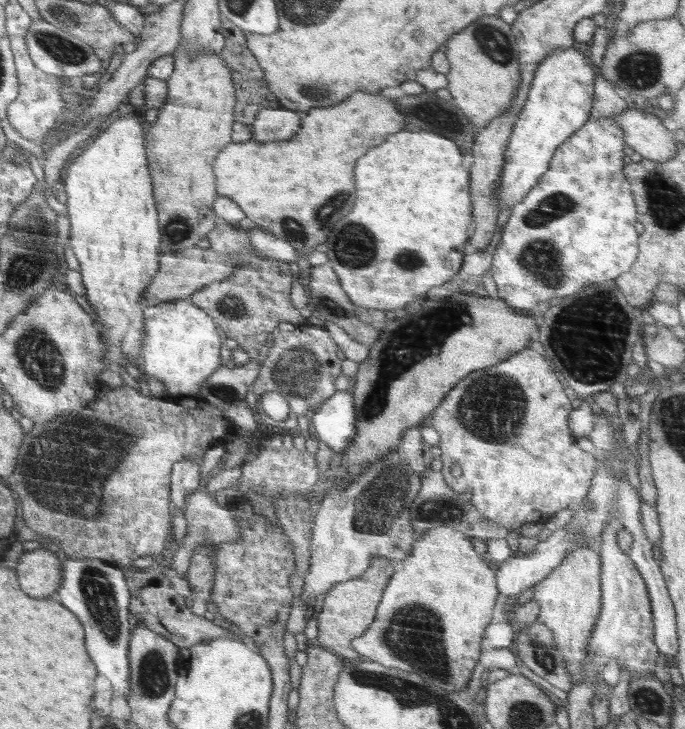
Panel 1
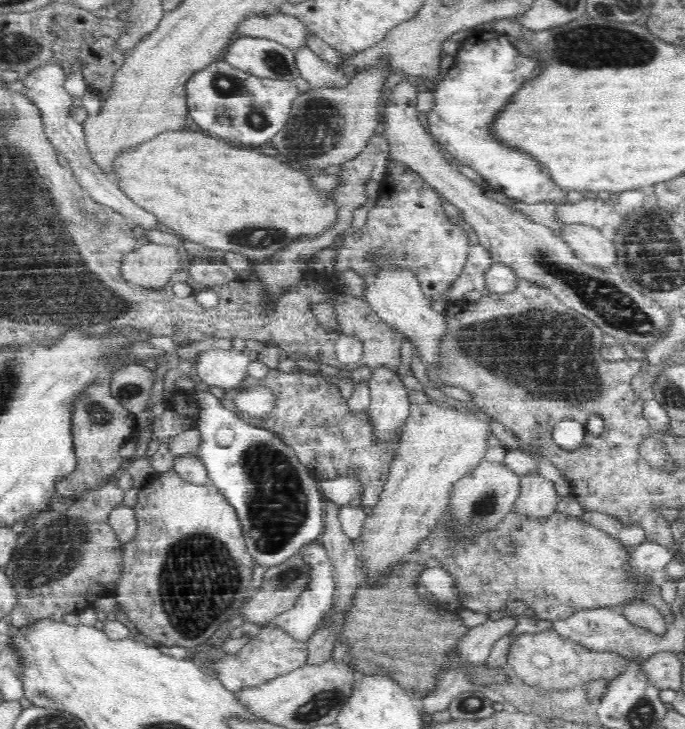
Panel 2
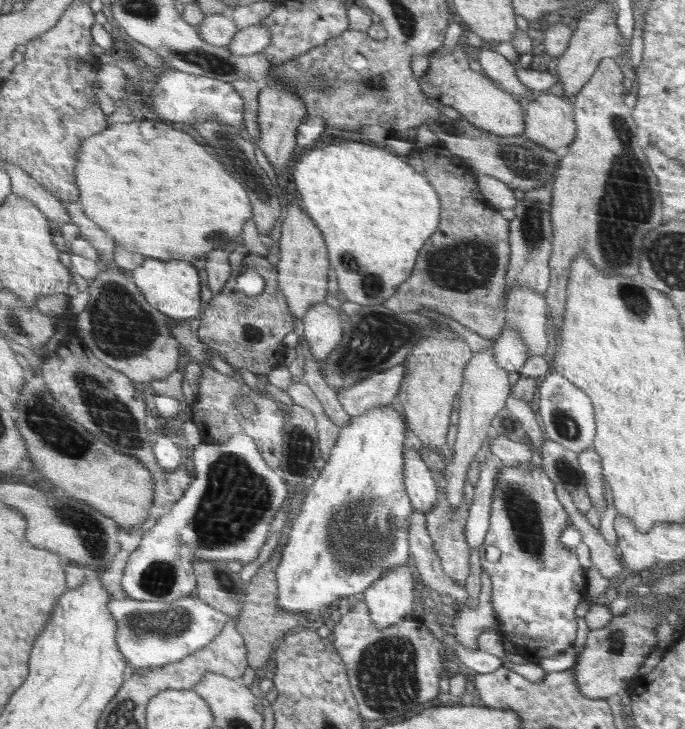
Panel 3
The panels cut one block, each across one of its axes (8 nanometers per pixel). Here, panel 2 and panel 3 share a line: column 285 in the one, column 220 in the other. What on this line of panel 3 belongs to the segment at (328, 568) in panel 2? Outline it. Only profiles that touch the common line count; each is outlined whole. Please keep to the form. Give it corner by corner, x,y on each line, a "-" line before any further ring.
121,595
109,602
109,609
117,619
117,643
126,661
129,662
128,670
125,671
125,680
132,673
138,673
138,669
162,668
162,665
174,664
181,661
184,657
205,648
222,632
229,616
224,611
204,604
194,595
185,597
175,602
165,602
160,599
141,601

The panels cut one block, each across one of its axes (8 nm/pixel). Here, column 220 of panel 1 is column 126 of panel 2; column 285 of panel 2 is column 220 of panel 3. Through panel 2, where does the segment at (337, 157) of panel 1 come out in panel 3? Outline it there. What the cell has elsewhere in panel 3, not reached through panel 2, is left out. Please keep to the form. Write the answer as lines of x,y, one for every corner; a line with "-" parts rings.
160,118
114,124
102,130
102,134
86,138
86,146
81,148
78,186
82,186
82,198
77,202
90,220
128,251
163,261
182,259
192,262
241,238
244,222
252,219
252,205
246,190
204,150
204,146
188,134
162,124

